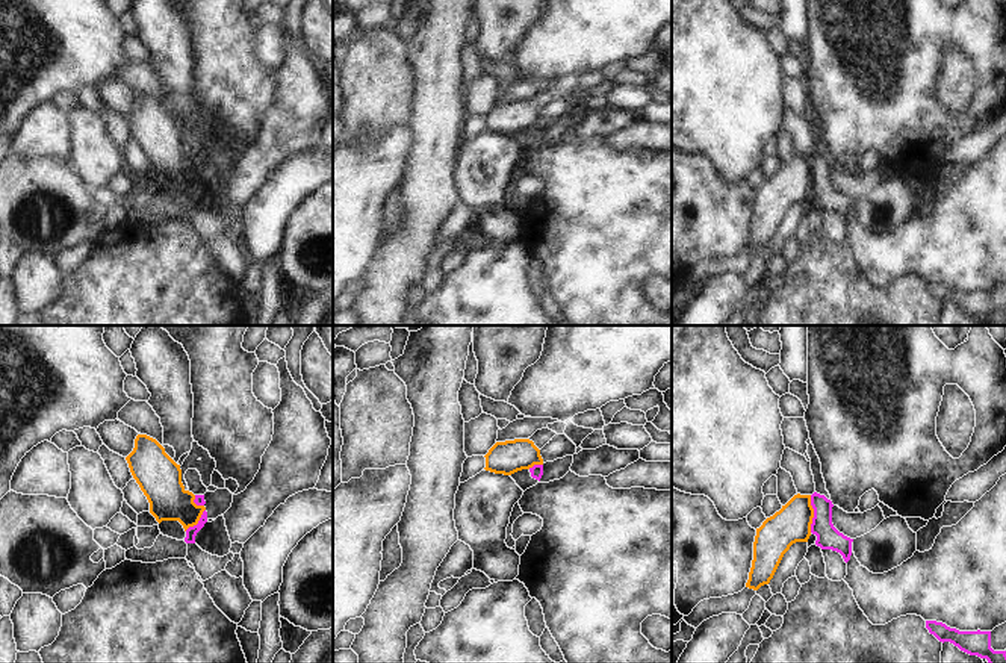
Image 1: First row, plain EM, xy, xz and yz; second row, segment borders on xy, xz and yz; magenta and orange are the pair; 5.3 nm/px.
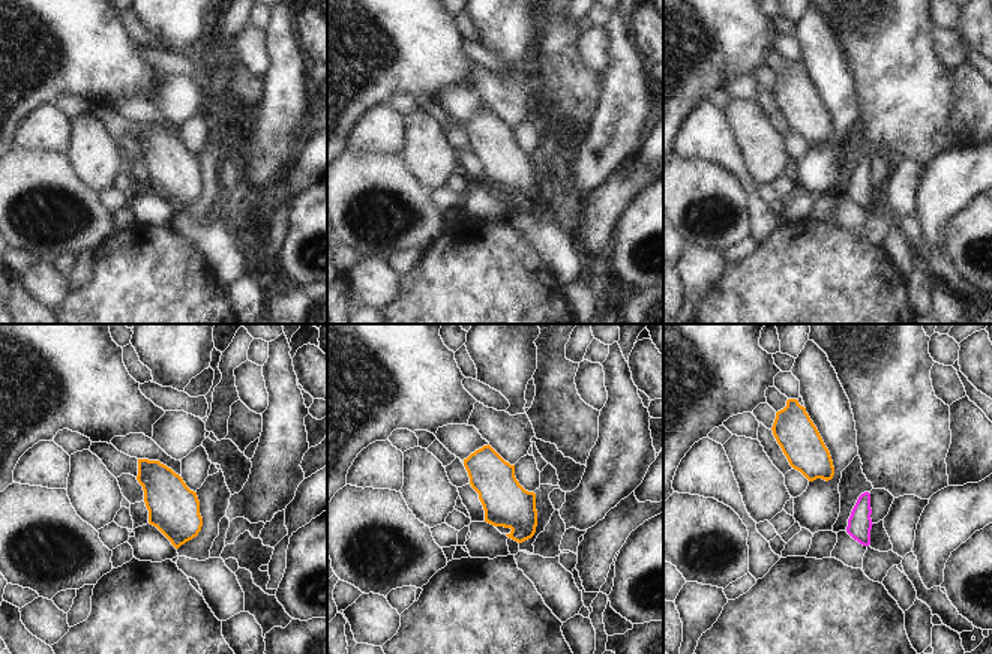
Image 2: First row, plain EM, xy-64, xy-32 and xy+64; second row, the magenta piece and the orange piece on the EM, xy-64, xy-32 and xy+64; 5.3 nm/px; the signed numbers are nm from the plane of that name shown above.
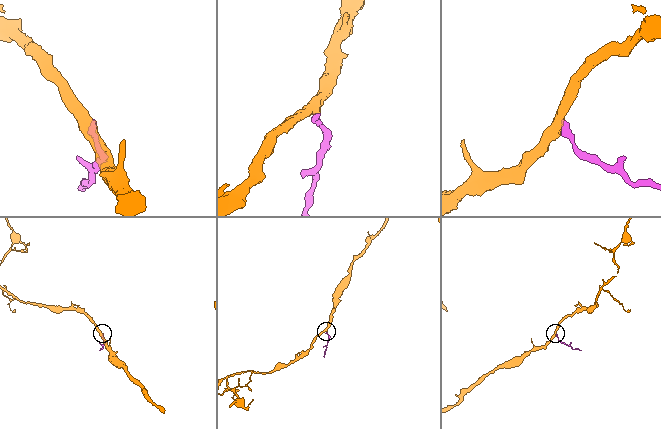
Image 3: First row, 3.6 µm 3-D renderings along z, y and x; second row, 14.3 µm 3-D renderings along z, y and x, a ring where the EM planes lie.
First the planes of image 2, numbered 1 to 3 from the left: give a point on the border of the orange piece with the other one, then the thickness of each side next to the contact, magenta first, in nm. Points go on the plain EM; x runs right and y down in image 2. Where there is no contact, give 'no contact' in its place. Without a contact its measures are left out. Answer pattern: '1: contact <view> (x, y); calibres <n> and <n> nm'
1: no contact
2: no contact
3: no contact

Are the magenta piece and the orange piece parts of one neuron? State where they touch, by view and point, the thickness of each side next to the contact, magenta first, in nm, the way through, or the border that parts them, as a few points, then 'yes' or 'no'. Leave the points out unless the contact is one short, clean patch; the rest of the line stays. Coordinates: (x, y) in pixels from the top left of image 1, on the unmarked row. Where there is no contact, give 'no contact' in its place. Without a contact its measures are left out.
contact yz (814, 174); calibres 130 and 200 nm; border yz (810, 156), (813, 168), (811, 192); no

